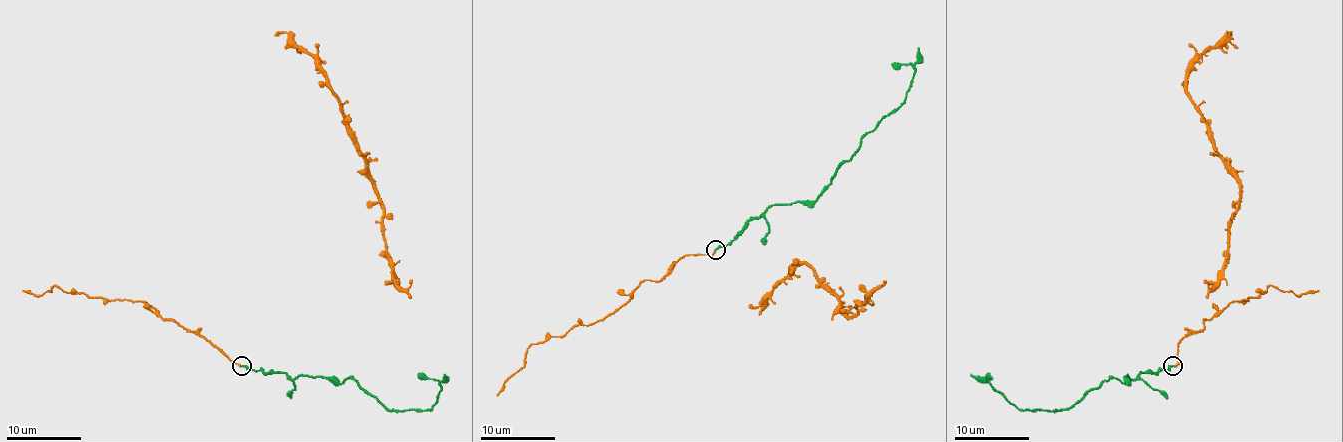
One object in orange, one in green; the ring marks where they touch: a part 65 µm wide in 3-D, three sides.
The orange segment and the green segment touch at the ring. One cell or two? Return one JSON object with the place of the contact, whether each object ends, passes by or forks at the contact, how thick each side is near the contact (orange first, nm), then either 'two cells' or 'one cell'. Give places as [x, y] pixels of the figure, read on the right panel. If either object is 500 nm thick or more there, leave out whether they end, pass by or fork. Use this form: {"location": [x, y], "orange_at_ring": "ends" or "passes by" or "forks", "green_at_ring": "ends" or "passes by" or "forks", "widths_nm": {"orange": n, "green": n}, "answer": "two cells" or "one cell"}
{"location": [1173, 365], "orange_at_ring": "ends", "green_at_ring": "ends", "widths_nm": {"orange": 160, "green": 200}, "answer": "one cell"}

